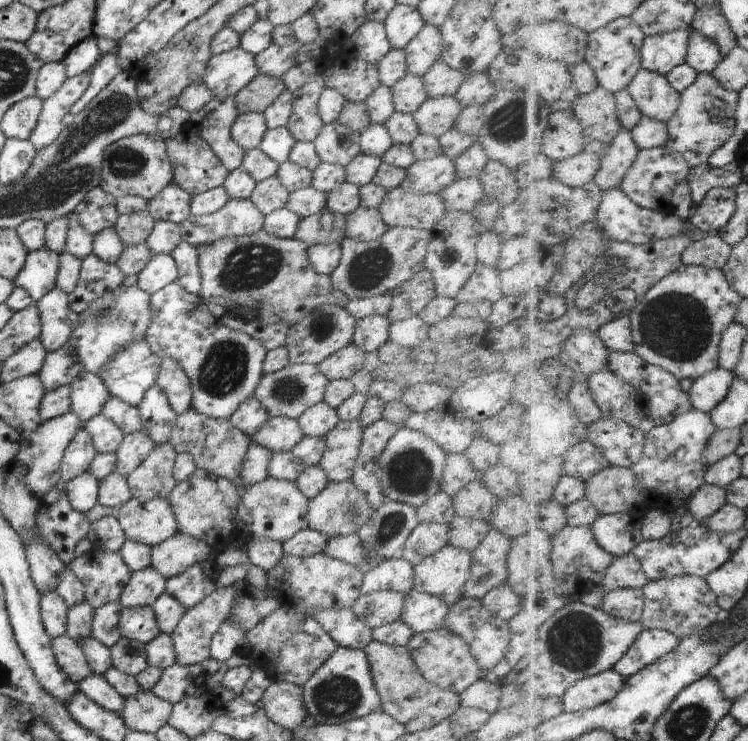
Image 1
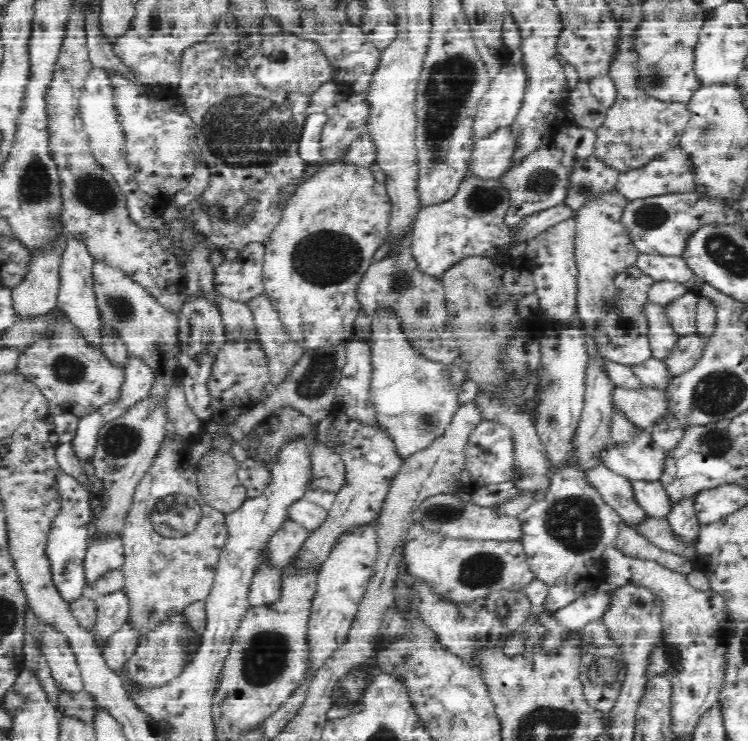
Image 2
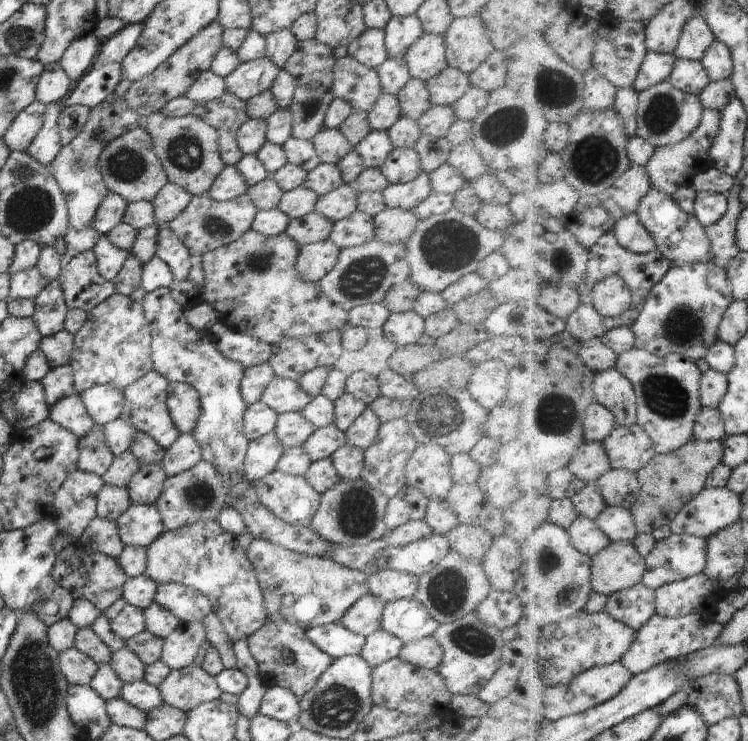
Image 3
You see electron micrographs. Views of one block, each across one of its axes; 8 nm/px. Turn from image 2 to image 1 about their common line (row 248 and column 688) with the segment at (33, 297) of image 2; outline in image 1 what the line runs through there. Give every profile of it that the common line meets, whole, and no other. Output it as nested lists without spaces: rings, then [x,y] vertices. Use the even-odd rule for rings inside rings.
[[[693,29],[690,52],[687,58],[688,65],[696,68],[700,73],[714,73],[714,70],[719,69],[719,65],[725,57],[722,46],[716,40],[712,40],[706,34]]]

